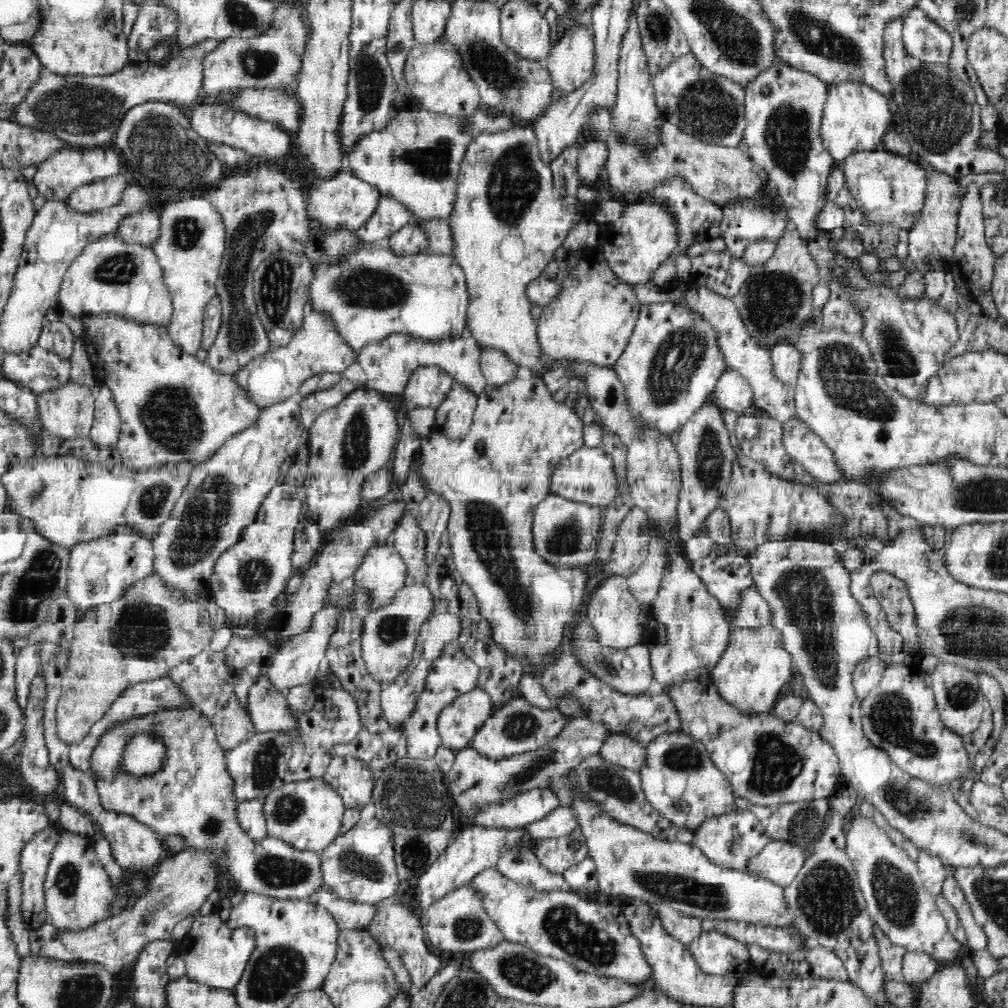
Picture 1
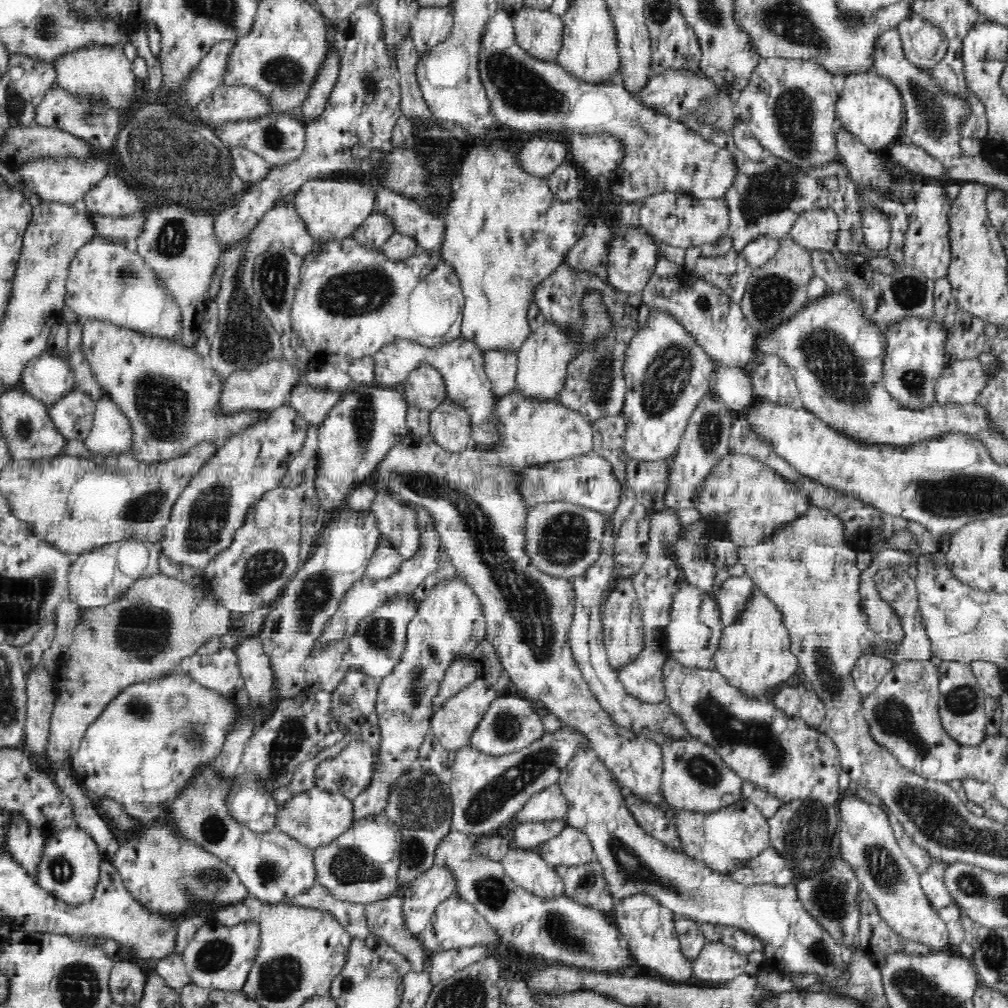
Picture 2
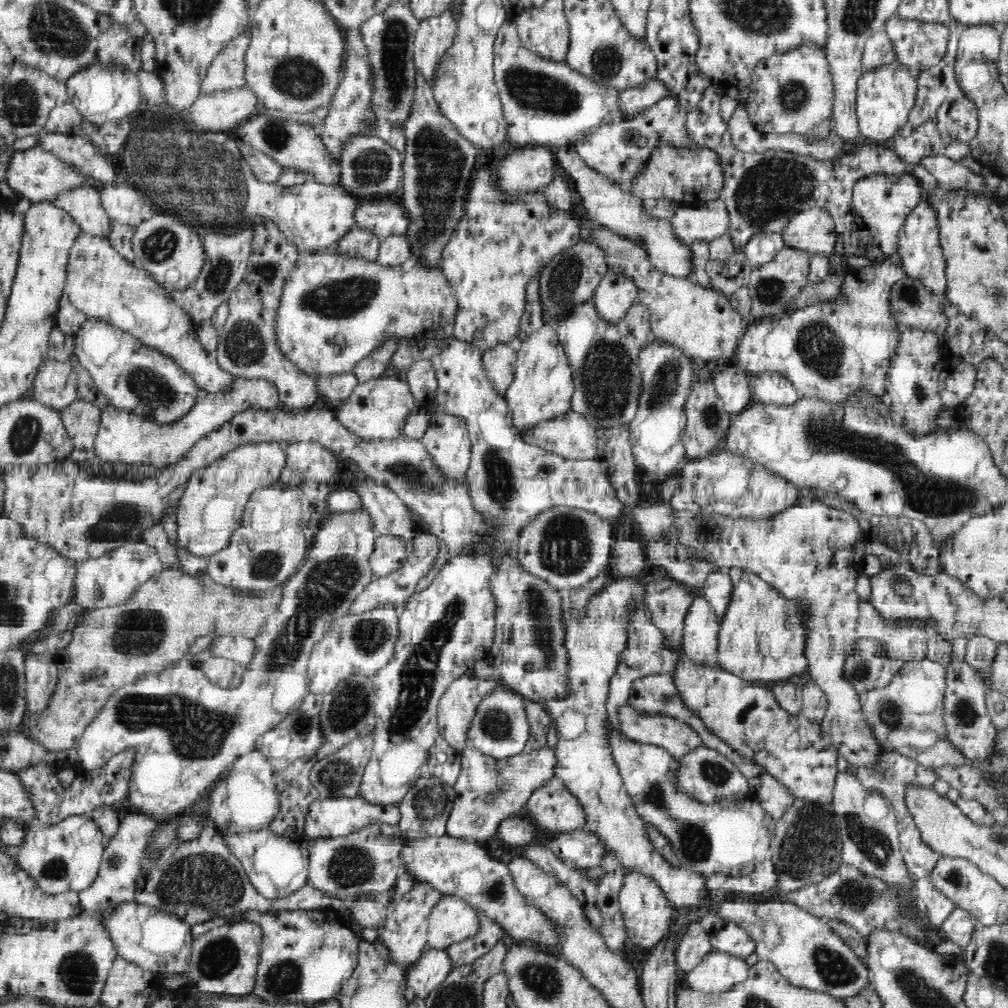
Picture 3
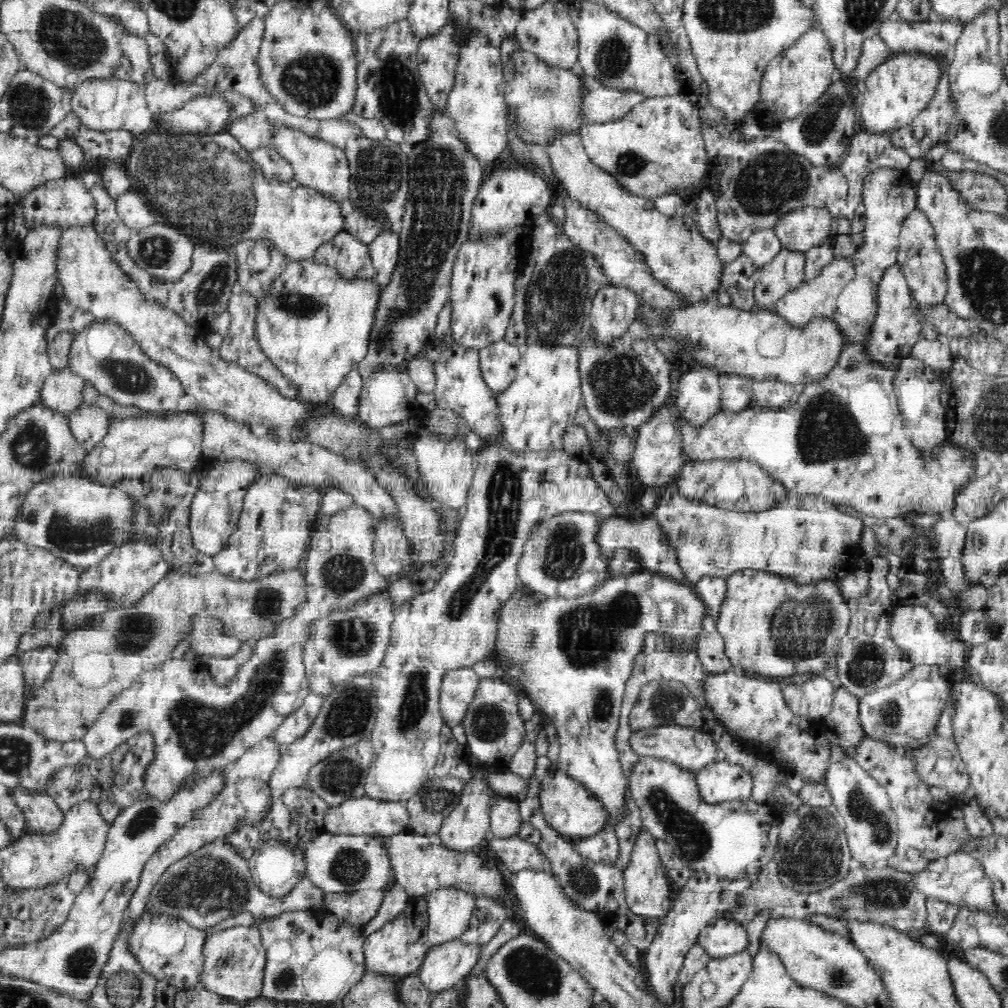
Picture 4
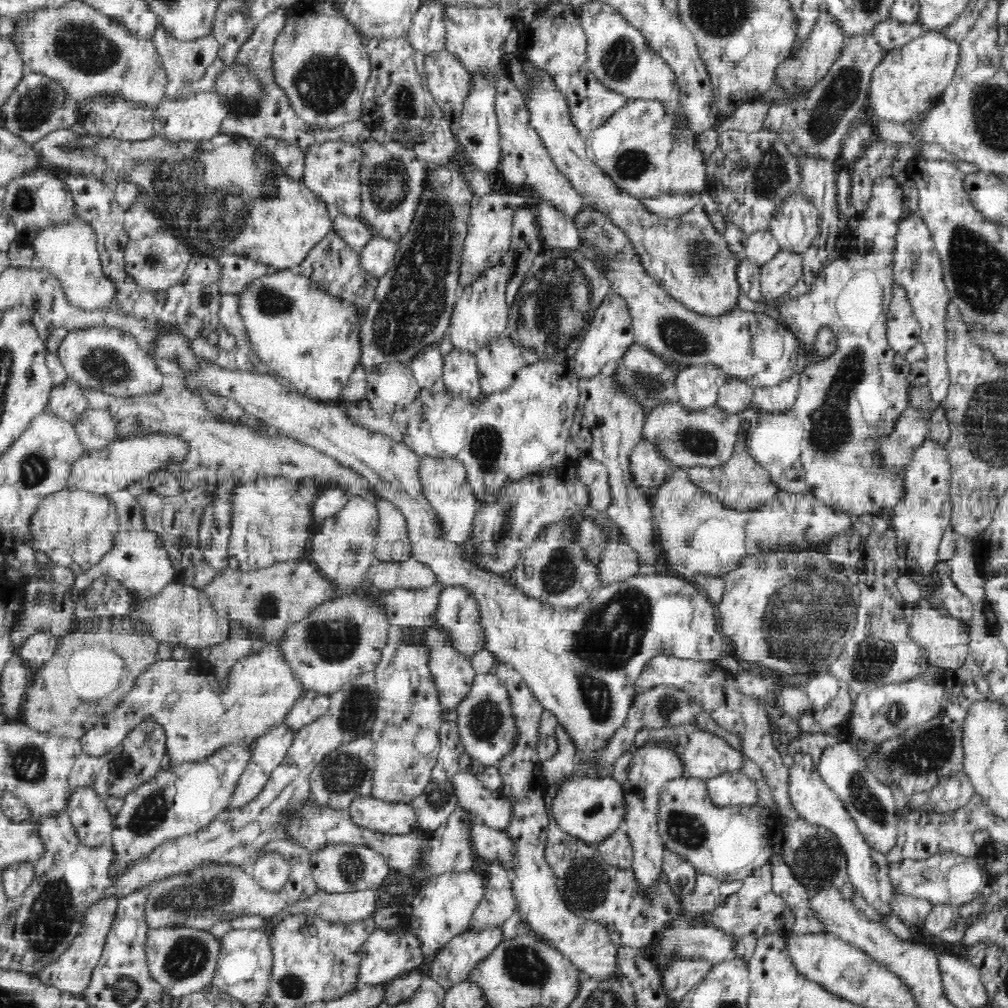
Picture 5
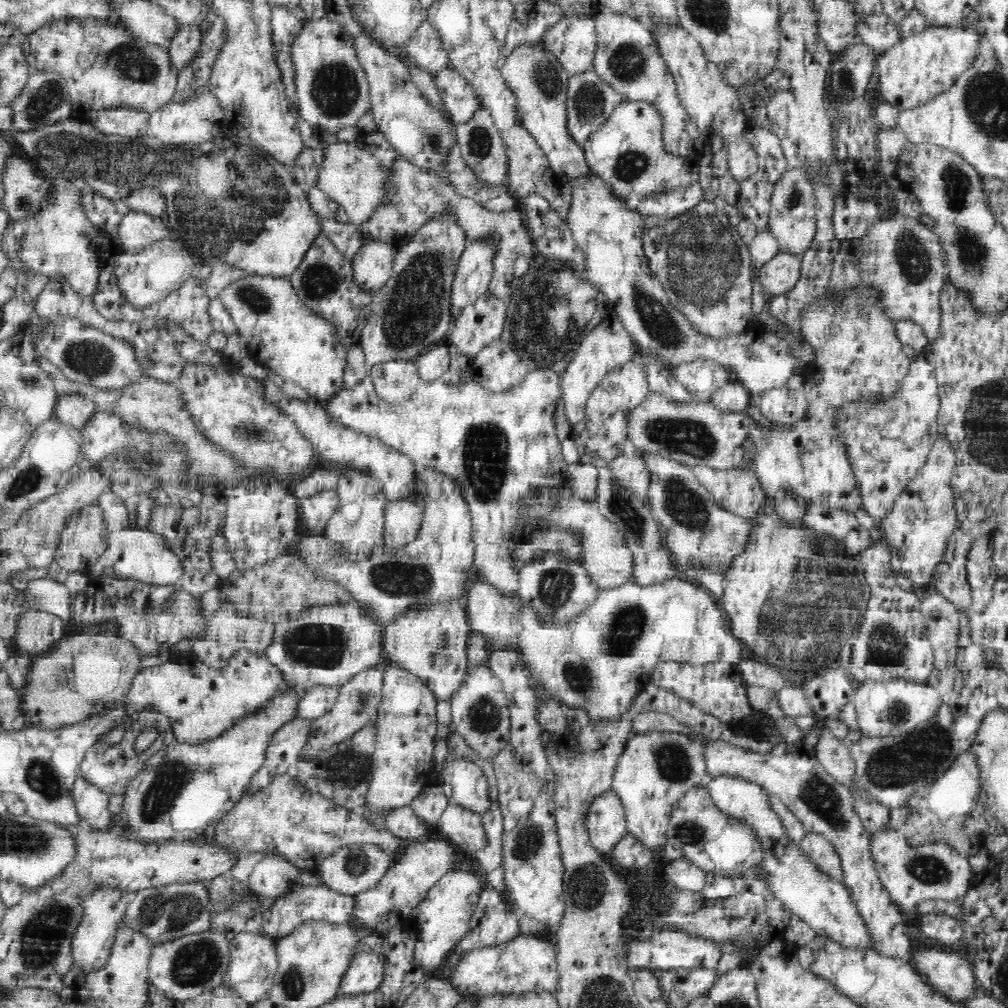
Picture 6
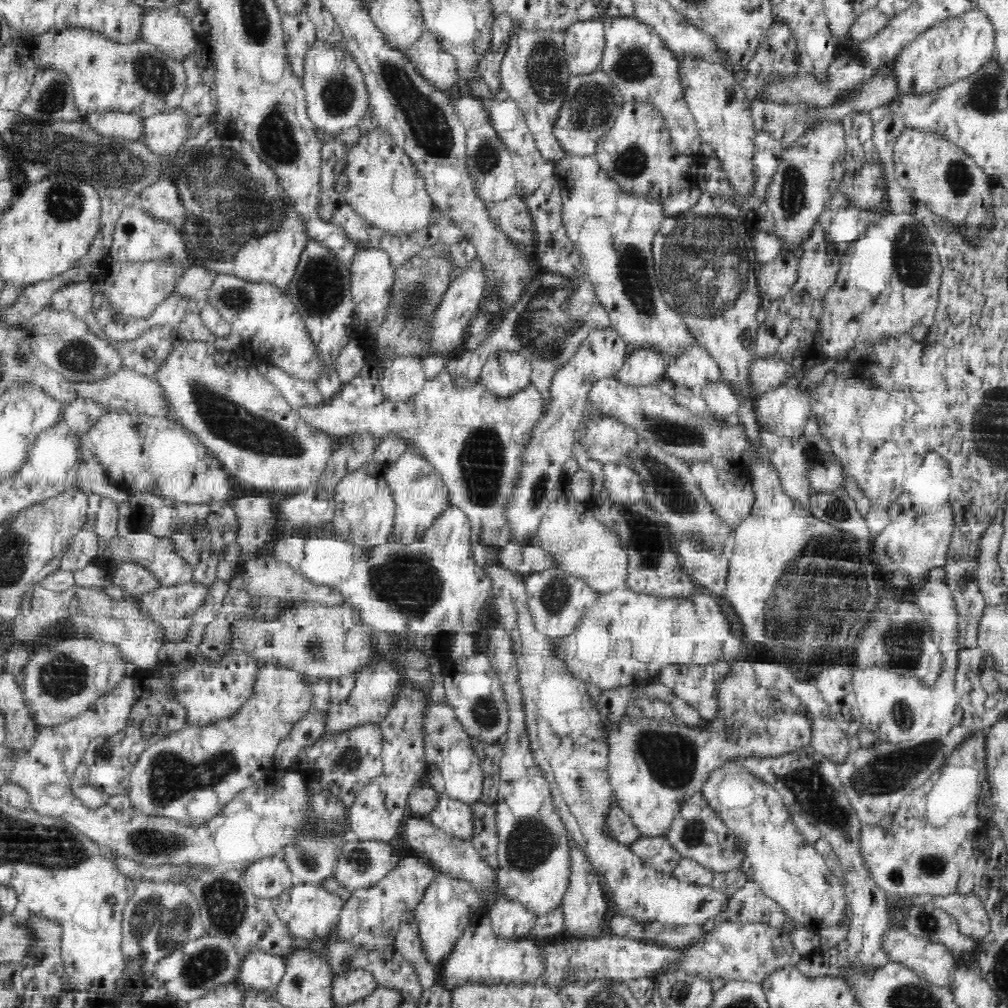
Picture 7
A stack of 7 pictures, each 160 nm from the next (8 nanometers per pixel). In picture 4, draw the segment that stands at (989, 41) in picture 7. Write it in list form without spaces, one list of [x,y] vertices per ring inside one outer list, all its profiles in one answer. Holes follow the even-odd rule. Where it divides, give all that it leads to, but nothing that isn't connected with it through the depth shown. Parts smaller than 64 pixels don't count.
[[[924,51],[891,54],[880,63],[864,82],[860,98],[862,129],[868,133],[888,134],[907,130],[920,112],[929,108],[942,81],[946,56],[936,56]]]

